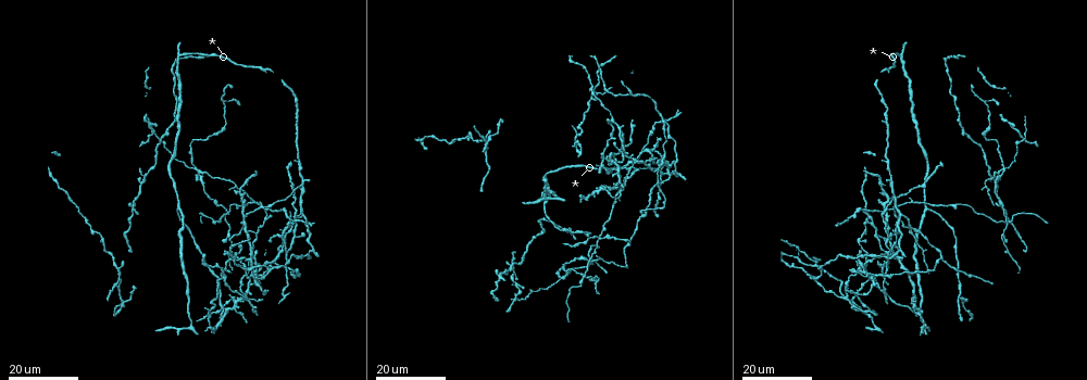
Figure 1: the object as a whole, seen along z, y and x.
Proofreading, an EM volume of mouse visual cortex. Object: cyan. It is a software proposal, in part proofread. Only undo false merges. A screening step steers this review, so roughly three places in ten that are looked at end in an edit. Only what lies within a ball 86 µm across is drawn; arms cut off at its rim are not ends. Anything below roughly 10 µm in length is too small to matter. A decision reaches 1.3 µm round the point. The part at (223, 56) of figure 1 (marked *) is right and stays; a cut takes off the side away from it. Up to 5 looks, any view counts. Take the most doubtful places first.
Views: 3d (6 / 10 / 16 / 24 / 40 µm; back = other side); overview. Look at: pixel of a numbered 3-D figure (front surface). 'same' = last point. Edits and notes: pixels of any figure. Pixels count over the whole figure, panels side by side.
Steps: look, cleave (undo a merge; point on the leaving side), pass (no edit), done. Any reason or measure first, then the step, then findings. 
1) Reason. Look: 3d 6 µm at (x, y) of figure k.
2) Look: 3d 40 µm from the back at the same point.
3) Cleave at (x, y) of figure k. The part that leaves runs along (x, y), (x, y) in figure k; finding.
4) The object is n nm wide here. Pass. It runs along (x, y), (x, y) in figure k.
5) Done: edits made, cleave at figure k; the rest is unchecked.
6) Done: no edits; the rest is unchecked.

Arms part here. Look: 3d 16 µm at (940, 258) of figure 1.

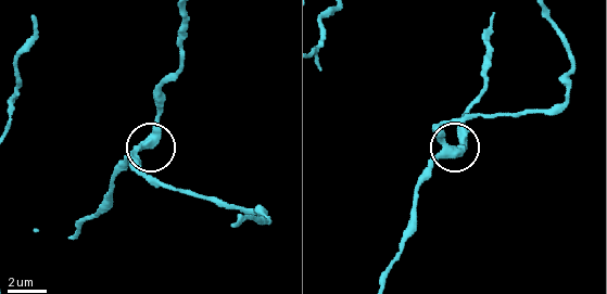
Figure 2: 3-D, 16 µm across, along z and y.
Look: 3d 10 µm at (442, 152) of figure 2.

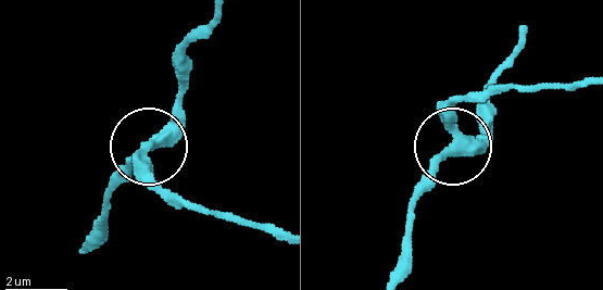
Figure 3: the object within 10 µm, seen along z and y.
3 arms meet here. Pass. It runs along (214, 12), (188, 43), (175, 113), (111, 188) in figure 3; all the same cell.

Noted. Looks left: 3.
Four arms meet. Look: 3d 24 µm at (888, 251) of figure 1.

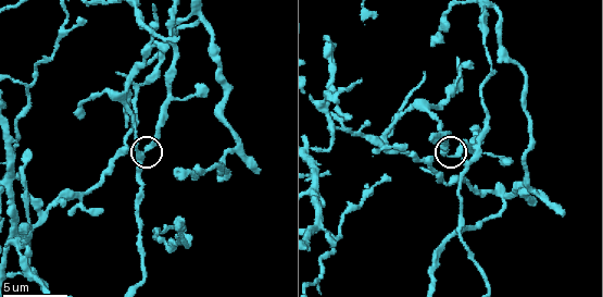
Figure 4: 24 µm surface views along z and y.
Look: 3d 6 µm at the same point.

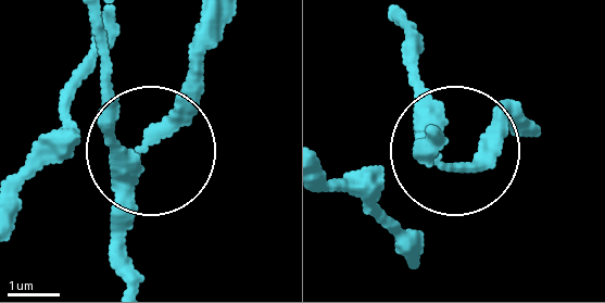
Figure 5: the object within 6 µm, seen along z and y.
The object is 300 nm wide here. Pass. One cell here.

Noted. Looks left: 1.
Done: no edits; the rest is unchecked.

